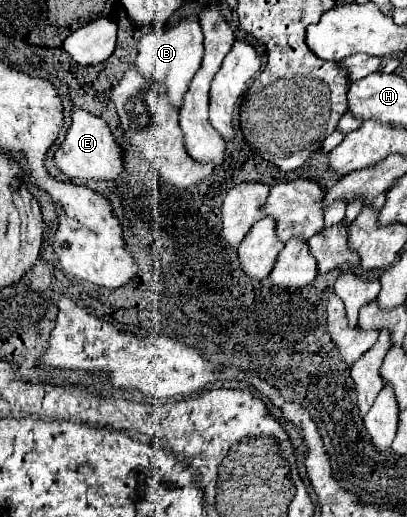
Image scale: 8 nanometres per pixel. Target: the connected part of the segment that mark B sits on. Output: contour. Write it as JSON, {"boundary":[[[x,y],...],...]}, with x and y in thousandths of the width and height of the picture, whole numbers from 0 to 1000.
{"boundary":[[[472,31],[472,35],[447,39],[428,54],[408,54],[403,62],[369,62],[339,81],[339,108],[334,108],[329,128],[359,155],[393,155],[408,162],[408,186],[432,213],[447,209],[447,193],[462,174],[462,162],[491,132],[496,101],[501,101],[496,74],[501,70],[496,70],[486,35]]]}

